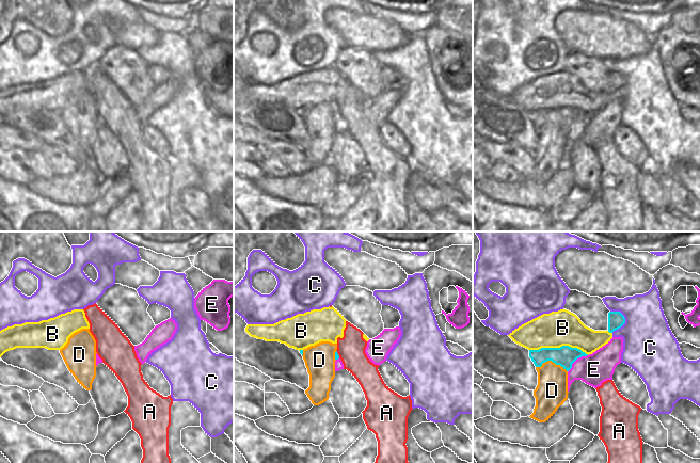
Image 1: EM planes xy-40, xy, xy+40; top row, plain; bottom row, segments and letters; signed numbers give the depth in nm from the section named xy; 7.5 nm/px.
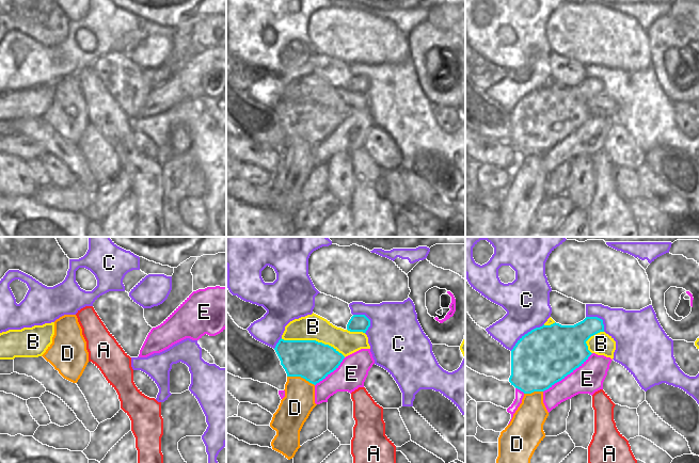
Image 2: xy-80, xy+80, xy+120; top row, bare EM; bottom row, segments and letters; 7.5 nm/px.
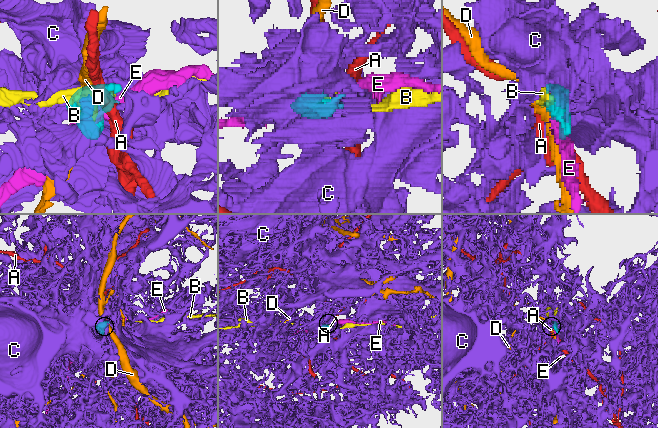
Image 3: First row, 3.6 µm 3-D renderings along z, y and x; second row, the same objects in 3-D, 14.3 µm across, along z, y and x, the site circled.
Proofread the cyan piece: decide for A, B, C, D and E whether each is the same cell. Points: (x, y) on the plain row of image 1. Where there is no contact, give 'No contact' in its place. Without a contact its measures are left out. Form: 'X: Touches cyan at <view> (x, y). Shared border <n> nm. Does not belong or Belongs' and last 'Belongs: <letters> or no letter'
A: Touches cyan at xy (337, 115). Shared border 70 nm. Does not belong
B: Touches cyan at xy+40 (559, 109). Shared border 440 nm. Does not belong
C: Touches cyan at xy+40 (623, 84). Shared border 180 nm. Does not belong
D: Touches cyan at xy+40 (552, 122). Shared border 240 nm. Does not belong
E: Touches cyan at xy+40 (575, 121). Shared border 200 nm. Does not belong
Belongs: no letter

